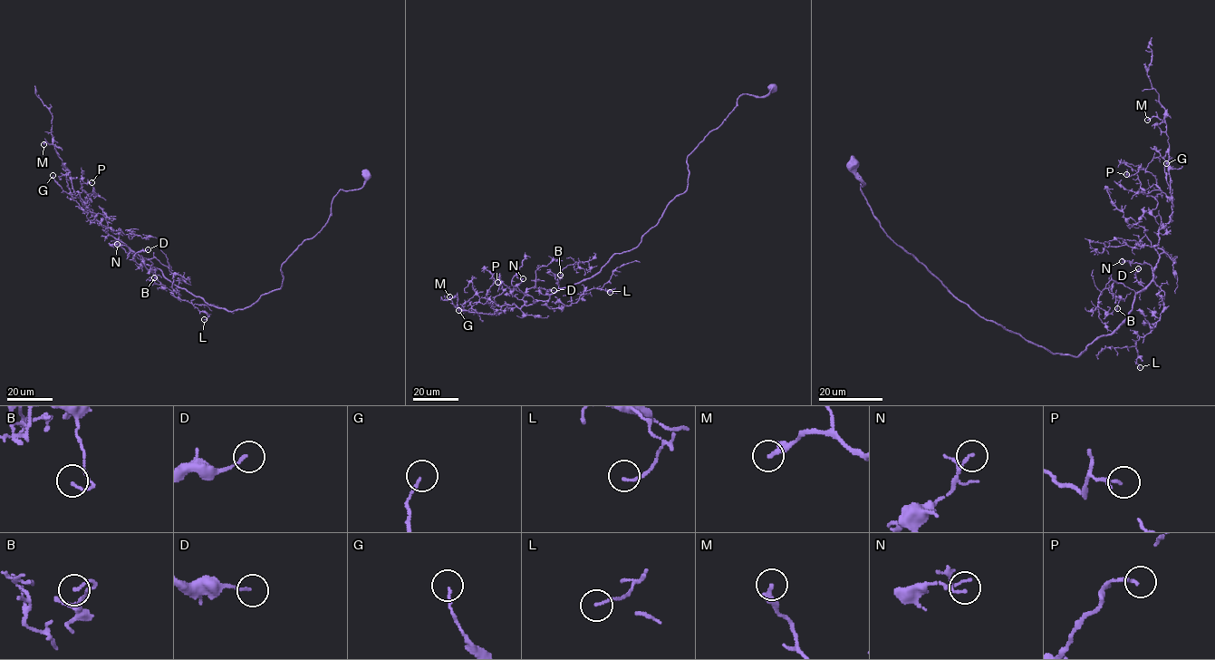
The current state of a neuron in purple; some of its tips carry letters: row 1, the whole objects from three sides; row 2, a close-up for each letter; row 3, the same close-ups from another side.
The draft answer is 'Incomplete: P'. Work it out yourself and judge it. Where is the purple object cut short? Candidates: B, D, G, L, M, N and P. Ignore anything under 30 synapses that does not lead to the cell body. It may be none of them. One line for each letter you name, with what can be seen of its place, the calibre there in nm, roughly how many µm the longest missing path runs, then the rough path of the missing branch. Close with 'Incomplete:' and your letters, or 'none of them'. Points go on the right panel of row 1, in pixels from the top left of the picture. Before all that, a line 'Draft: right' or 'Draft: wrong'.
Draft: wrong
Incomplete: none of them

